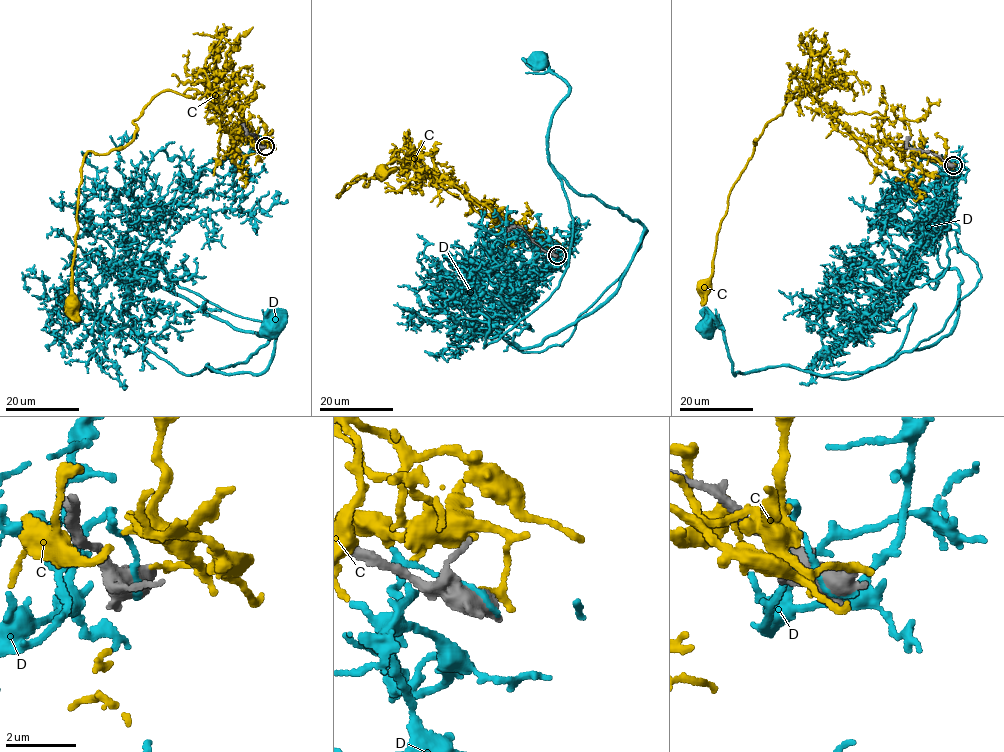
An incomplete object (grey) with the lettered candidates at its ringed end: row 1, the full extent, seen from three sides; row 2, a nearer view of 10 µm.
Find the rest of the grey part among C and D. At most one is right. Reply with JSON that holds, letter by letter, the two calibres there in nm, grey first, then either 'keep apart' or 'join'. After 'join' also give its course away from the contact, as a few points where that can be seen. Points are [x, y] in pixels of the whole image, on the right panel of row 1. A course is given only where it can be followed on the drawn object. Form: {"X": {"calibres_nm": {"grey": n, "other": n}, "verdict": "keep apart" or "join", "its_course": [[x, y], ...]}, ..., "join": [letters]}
{"C": {"calibres_nm": {"grey": 600, "other": 200}, "verdict": "keep apart"}, "D": {"calibres_nm": {"grey": 800, "other": 190}, "verdict": "keep apart"}, "join": []}

